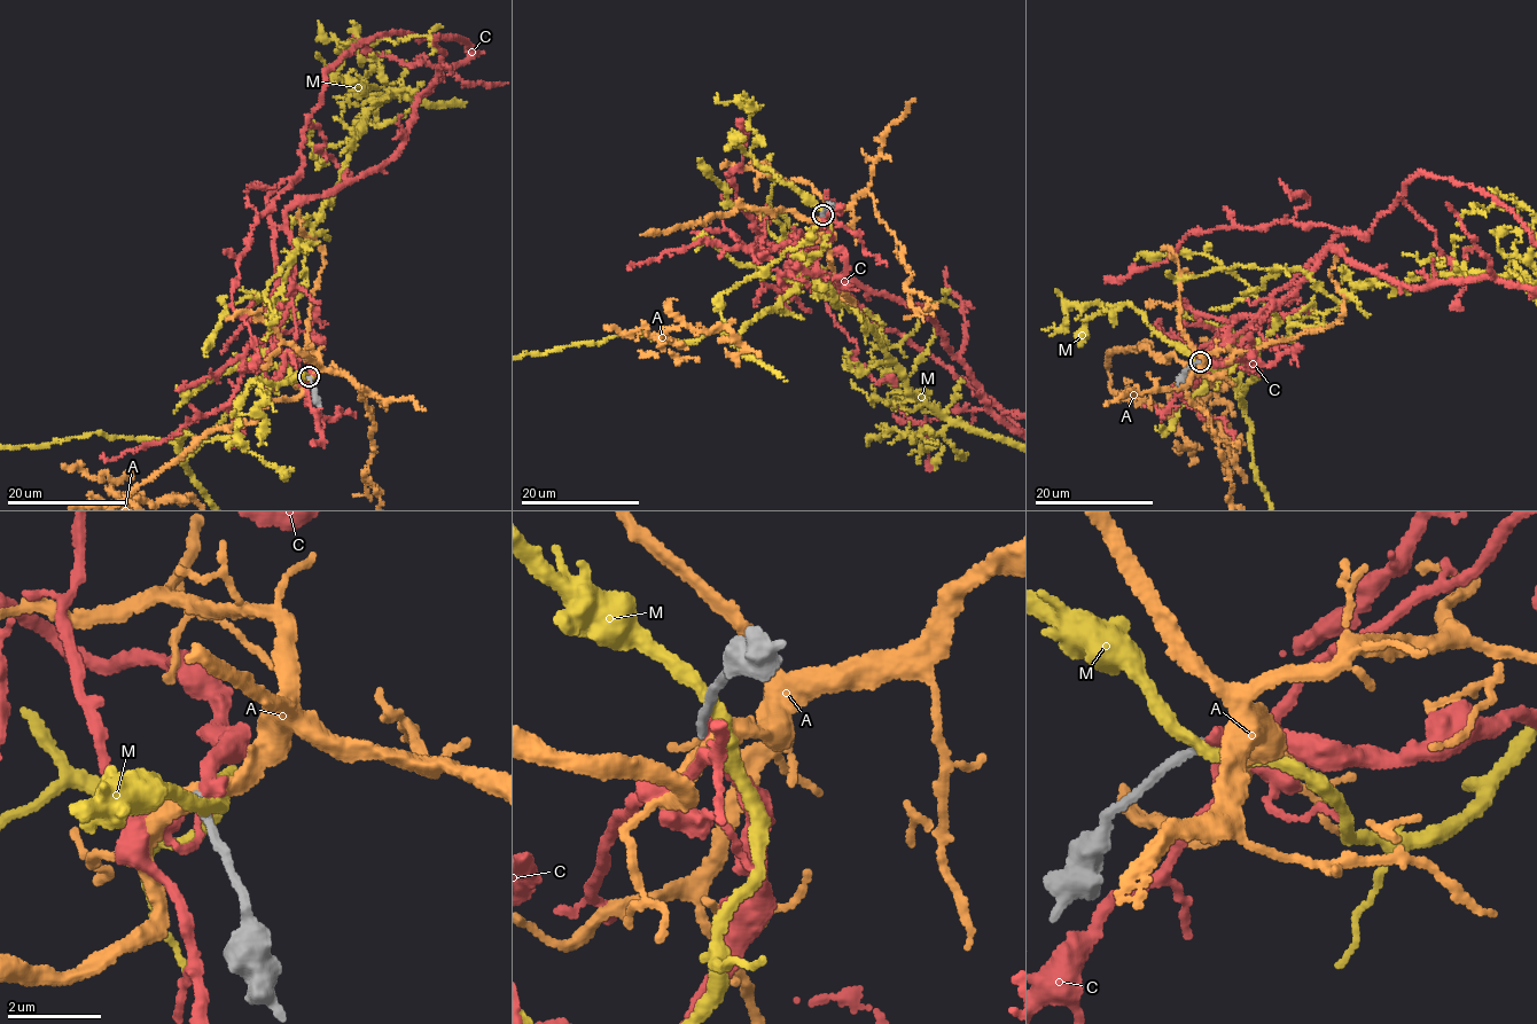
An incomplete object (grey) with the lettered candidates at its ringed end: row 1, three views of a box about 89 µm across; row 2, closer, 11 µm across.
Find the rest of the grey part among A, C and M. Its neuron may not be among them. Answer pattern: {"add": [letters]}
{"add": []}

